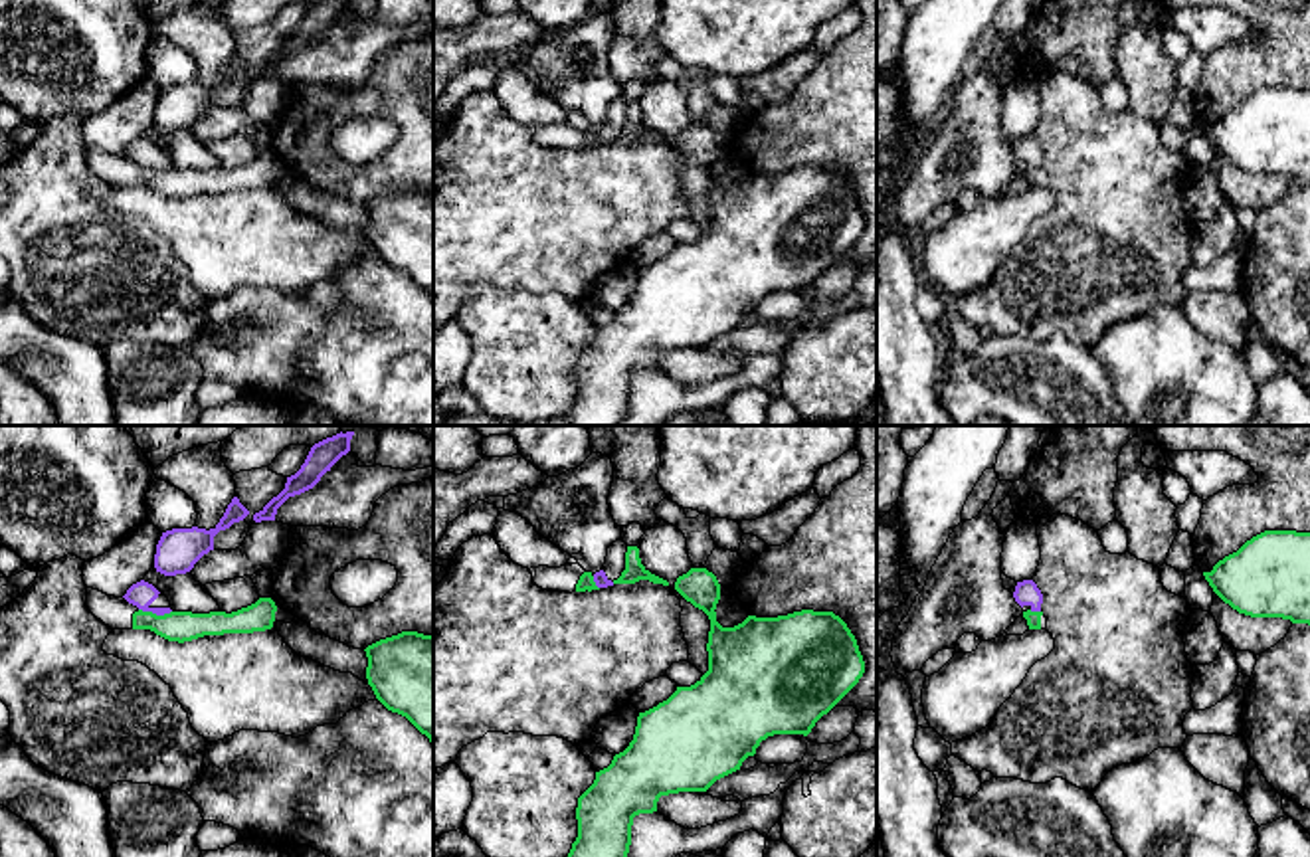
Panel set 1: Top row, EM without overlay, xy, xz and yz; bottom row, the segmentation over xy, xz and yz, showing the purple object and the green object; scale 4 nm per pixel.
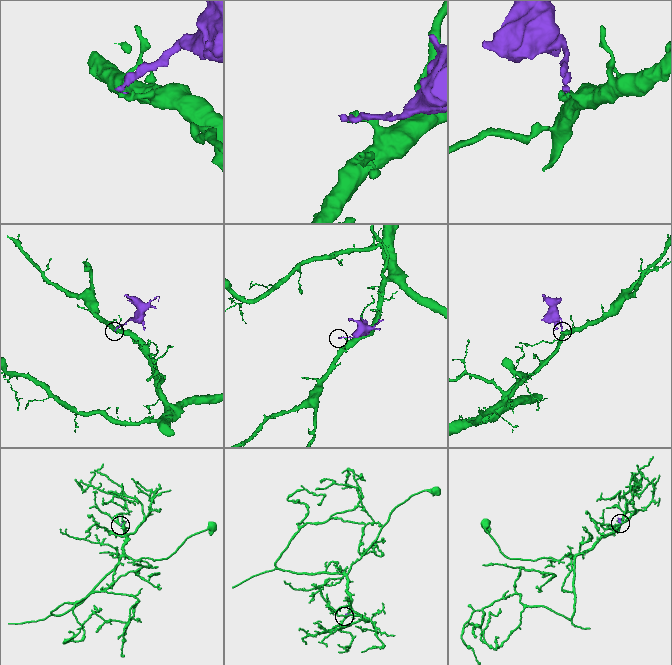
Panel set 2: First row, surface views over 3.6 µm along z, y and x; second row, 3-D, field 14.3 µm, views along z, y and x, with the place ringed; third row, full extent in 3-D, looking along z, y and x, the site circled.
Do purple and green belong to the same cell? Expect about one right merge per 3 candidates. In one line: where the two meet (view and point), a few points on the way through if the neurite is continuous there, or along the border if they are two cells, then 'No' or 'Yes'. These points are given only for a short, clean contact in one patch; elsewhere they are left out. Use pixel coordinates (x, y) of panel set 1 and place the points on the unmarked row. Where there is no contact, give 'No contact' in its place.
Touches purple at xy (155, 169). Boundary: xy (139, 165), (157, 171), (171, 169). No

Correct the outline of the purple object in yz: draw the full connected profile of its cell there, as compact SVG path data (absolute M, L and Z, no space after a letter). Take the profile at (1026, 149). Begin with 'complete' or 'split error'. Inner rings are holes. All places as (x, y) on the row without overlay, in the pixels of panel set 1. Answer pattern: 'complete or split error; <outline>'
complete; M1033 137L1017 139L1013 154L1021 164L1029 162L1031 168L1041 168L1043 150Z

